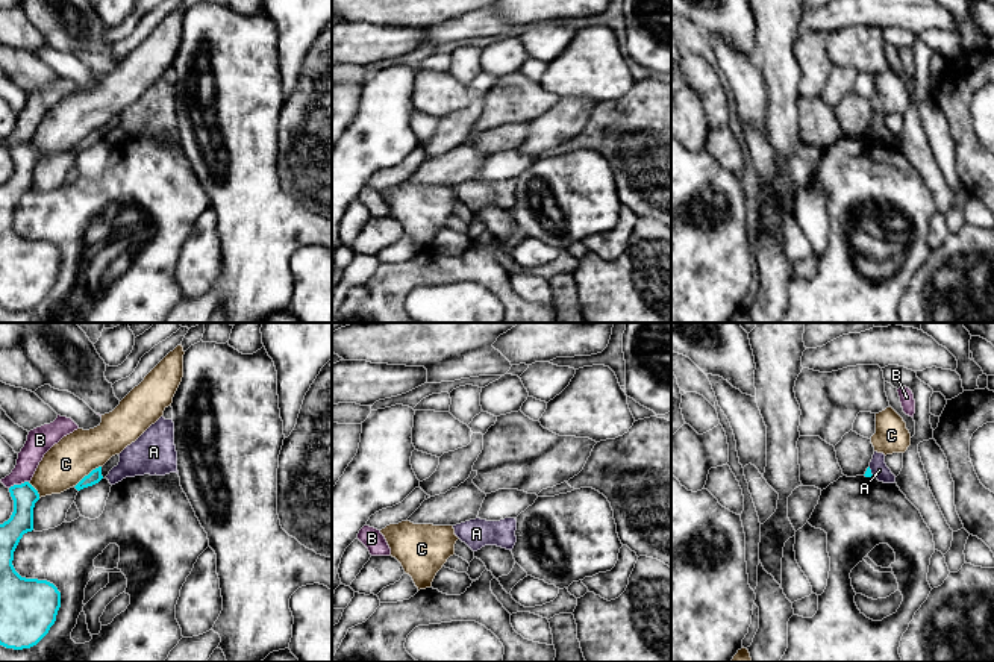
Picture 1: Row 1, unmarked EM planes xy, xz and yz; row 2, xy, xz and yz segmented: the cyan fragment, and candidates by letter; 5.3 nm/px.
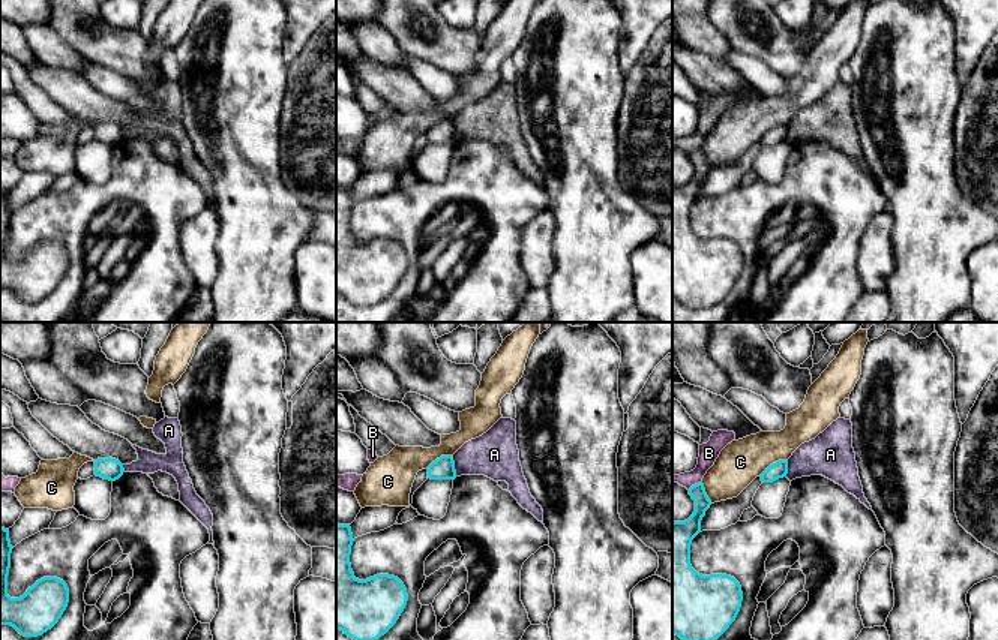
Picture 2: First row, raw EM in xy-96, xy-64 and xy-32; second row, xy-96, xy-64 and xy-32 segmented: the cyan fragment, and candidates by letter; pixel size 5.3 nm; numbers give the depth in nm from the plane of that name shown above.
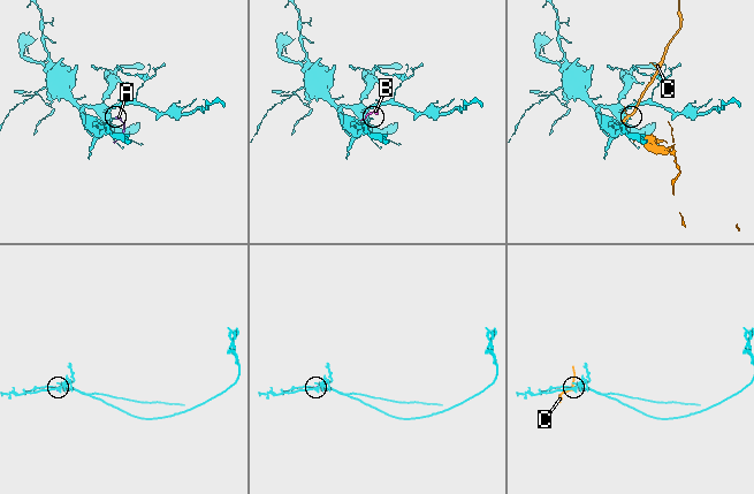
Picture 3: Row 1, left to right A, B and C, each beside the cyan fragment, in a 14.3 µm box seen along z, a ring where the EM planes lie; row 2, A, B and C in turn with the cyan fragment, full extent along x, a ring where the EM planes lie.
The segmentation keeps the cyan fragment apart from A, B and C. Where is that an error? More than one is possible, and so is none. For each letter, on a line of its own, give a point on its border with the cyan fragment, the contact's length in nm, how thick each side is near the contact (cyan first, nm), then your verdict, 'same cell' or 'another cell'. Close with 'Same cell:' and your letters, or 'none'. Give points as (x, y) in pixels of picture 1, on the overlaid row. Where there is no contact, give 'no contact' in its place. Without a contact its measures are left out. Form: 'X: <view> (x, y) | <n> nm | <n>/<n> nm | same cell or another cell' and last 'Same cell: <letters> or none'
A: yz (870, 471) | 60 nm | 30/90 nm | another cell
B: xy (18, 485) | 110 nm | 140/130 nm | another cell
C: xy (88, 474) | 180 nm | 70/240 nm | another cell
Same cell: none

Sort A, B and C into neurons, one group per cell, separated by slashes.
A B / C

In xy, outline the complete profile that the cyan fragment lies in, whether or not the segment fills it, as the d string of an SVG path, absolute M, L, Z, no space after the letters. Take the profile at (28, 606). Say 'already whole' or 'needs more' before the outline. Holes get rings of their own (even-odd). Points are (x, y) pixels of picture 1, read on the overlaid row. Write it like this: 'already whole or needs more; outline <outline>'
already whole; outline M29 482L11 486L9 492L14 512L0 524L0 645L23 650L36 645L55 624L61 607L61 592L47 580L26 579L15 571L14 551L23 535L33 530L33 507L39 494Z

